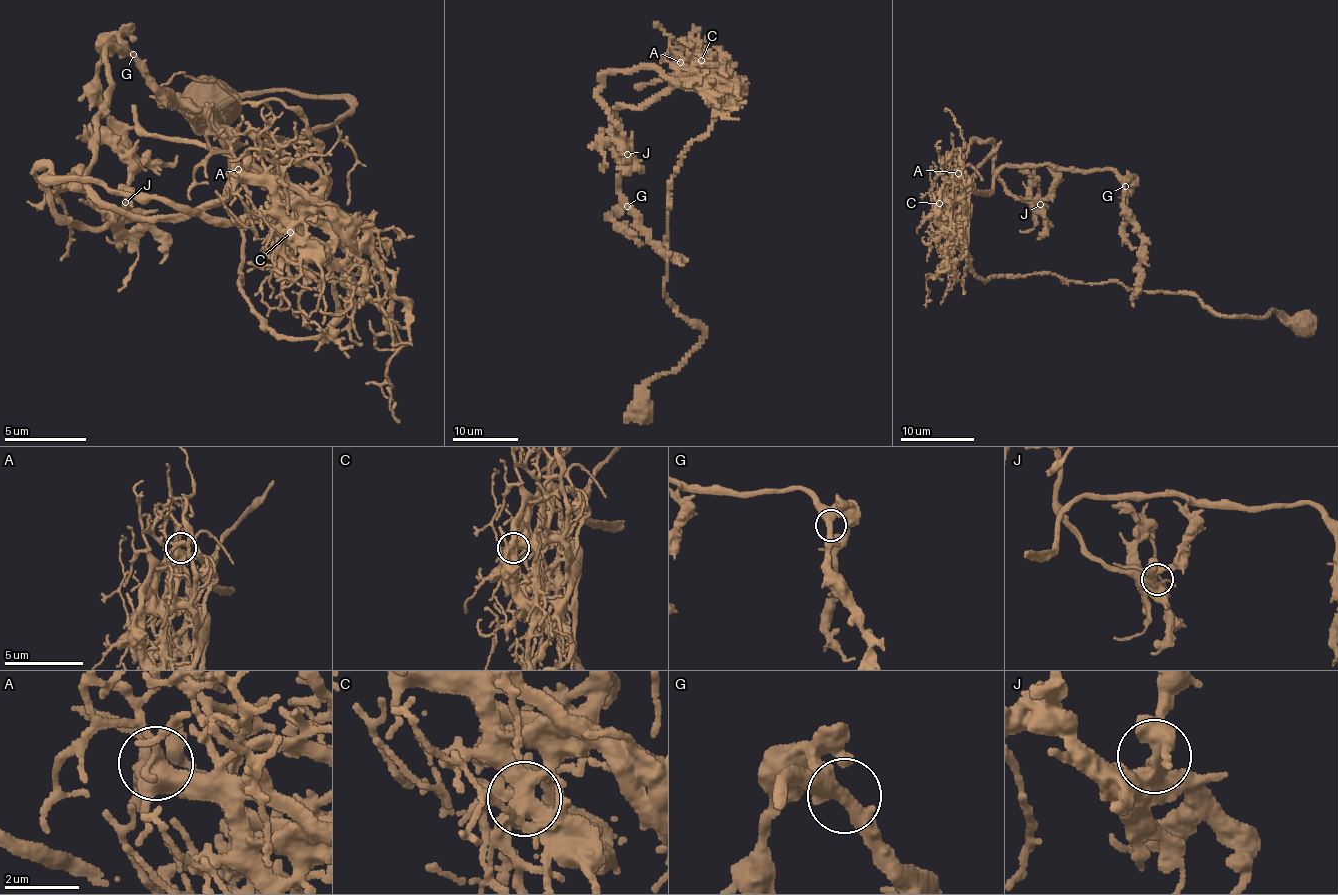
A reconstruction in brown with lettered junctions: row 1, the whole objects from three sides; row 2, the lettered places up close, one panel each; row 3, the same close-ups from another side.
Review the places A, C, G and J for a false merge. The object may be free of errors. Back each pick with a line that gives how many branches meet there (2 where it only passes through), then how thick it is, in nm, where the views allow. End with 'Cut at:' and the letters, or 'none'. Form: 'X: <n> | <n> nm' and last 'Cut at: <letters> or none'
C: 7 | 440 nm
Cut at: C

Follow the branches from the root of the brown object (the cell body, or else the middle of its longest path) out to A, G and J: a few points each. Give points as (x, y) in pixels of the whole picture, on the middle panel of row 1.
A: (643, 408), (646, 384), (704, 334), (665, 294), (669, 183), (715, 105), (680, 62)
G: (643, 408), (646, 384), (704, 334), (665, 294), (669, 183), (713, 117), (694, 76), (616, 109), (627, 206)
J: (643, 408), (704, 334), (665, 294), (669, 183), (715, 102), (609, 72), (597, 96), (627, 154)

